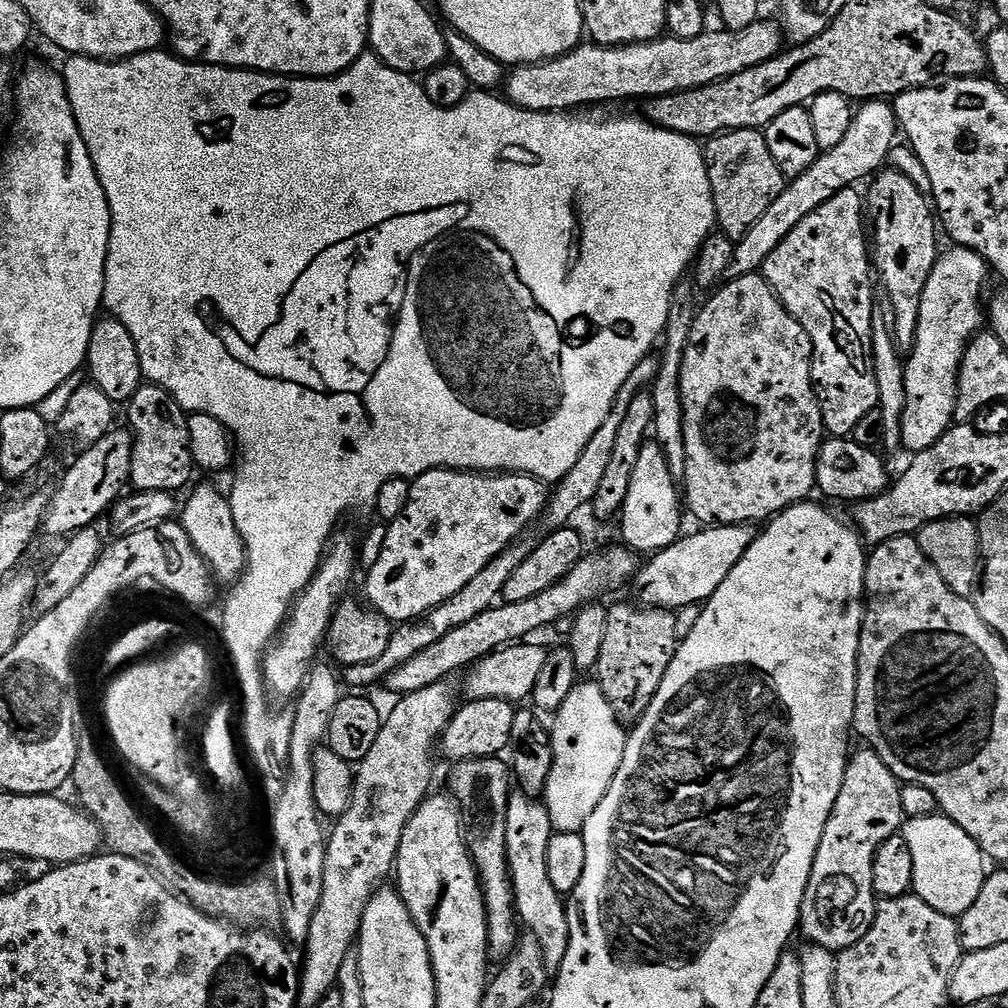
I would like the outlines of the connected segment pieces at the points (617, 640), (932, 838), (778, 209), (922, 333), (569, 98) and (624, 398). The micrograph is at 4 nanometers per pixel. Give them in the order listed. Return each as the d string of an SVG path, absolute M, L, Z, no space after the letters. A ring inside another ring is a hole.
M635 603L611 605L606 618L606 638L594 669L595 679L606 694L617 720L634 726L646 714L662 678L676 653L676 612L667 608L646 608Z
M943 814L905 819L902 834L914 857L914 895L922 898L926 906L934 906L934 910L947 916L959 918L966 914L978 898L978 890L982 890L986 875L986 857L974 838Z
M887 99L861 103L855 109L850 130L846 130L842 142L838 142L834 150L821 152L814 166L810 166L810 170L806 170L801 176L791 177L785 183L782 194L778 194L778 198L770 202L766 214L762 214L762 218L758 218L758 222L754 222L754 226L746 230L741 240L735 241L735 256L726 269L725 277L733 280L759 273L766 258L770 258L770 254L774 254L774 250L782 246L786 234L790 234L790 230L794 230L794 226L798 226L802 218L814 214L814 210L830 202L834 194L847 188L856 188L859 180L867 181L875 177L876 173L887 165L888 155L897 140L895 107Z
M952 246L949 249L937 255L934 270L930 270L930 278L926 278L922 306L918 306L914 346L904 360L906 410L902 414L900 443L908 454L924 452L953 427L960 363L972 337L986 324L986 304L980 301L980 295L990 277L988 263L969 248Z
M761 18L755 20L746 30L730 32L705 30L698 38L679 40L673 36L659 40L648 40L644 44L624 44L619 48L606 48L603 44L591 42L577 43L560 52L557 56L549 56L546 60L537 60L530 64L518 64L507 69L508 72L499 81L499 95L509 99L518 108L531 112L559 112L580 110L583 104L608 104L611 100L640 100L654 96L665 96L675 92L685 92L713 84L719 80L730 78L734 74L742 74L754 66L764 64L767 60L775 60L782 51L786 37L781 25L775 19Z
M652 354L642 358L642 362L638 362L638 366L634 366L634 374L630 374L630 378L626 378L626 386L622 386L622 390L618 390L618 398L614 402L606 422L602 422L602 426L595 432L594 438L590 438L590 442L586 442L586 450L582 450L582 454L578 454L578 462L574 462L574 470L570 470L570 474L563 476L555 485L556 492L554 488L549 495L548 507L544 509L542 517L545 533L557 532L559 528L571 525L572 519L583 508L585 511L591 505L594 494L598 492L598 485L602 482L603 475L606 474L606 465L610 462L614 441L618 439L618 430L621 428L623 420L626 419L626 410L630 410L630 402L634 402L637 394L645 391L651 385L659 369L660 361Z

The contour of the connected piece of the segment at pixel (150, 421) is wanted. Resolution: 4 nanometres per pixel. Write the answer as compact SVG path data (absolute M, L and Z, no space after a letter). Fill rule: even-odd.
M149 383L140 387L131 400L127 401L127 408L127 423L136 442L132 459L131 487L137 492L162 490L173 494L179 493L179 488L187 489L193 483L192 472L194 473L189 413L185 412L182 406L178 406L178 402L165 388Z

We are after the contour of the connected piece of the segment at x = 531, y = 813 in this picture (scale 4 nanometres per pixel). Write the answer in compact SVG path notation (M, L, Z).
M516 790L508 797L506 806L506 854L508 869L512 871L512 889L516 899L519 923L538 938L542 958L549 970L558 970L570 946L570 926L565 897L554 890L546 867L546 849L554 829L550 822L547 804Z

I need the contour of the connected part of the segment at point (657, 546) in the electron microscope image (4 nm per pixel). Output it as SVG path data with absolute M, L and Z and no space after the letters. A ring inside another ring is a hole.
M654 442L645 443L642 454L638 454L634 474L630 477L630 490L618 517L620 532L624 535L623 543L637 554L655 554L670 547L682 535L680 508L682 512L682 496L677 483L670 478L662 450Z

